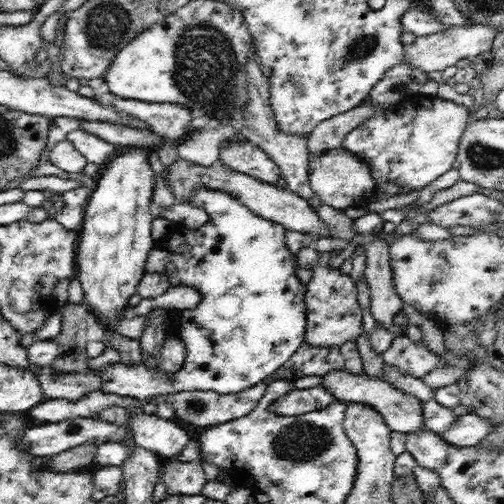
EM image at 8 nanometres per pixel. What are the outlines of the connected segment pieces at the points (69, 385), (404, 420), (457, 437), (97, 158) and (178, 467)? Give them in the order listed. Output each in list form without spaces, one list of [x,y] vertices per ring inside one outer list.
[[[51,369],[44,370],[42,376],[42,390],[47,399],[66,399],[76,404],[85,394],[92,390],[99,390],[100,379],[96,371],[88,376],[66,376],[55,378]]]
[[[338,367],[325,372],[321,376],[320,385],[329,392],[329,396],[335,402],[364,404],[372,407],[384,417],[386,424],[396,432],[404,433],[409,430],[418,430],[423,426],[421,421],[421,400],[414,394],[406,394],[384,377],[380,377],[380,375],[370,375],[366,372],[356,374],[356,372],[350,372],[345,367]]]
[[[464,414],[456,418],[439,434],[441,442],[454,448],[472,448],[486,436],[492,428],[475,414]]]
[[[76,129],[64,136],[64,141],[69,142],[87,161],[95,162],[102,167],[117,150],[119,146],[104,142],[92,134]]]
[[[167,459],[161,468],[161,480],[168,497],[200,497],[208,485],[202,459],[193,462],[179,462]]]

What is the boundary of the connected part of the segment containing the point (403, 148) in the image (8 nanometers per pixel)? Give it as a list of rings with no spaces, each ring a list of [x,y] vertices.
[[[416,92],[404,98],[404,102],[400,102],[398,106],[374,112],[366,120],[362,120],[356,129],[348,132],[341,148],[350,152],[353,158],[357,158],[363,164],[368,164],[369,178],[376,186],[391,186],[406,191],[421,190],[452,168],[457,142],[468,124],[469,114],[462,105],[439,98],[438,95],[428,96]]]

